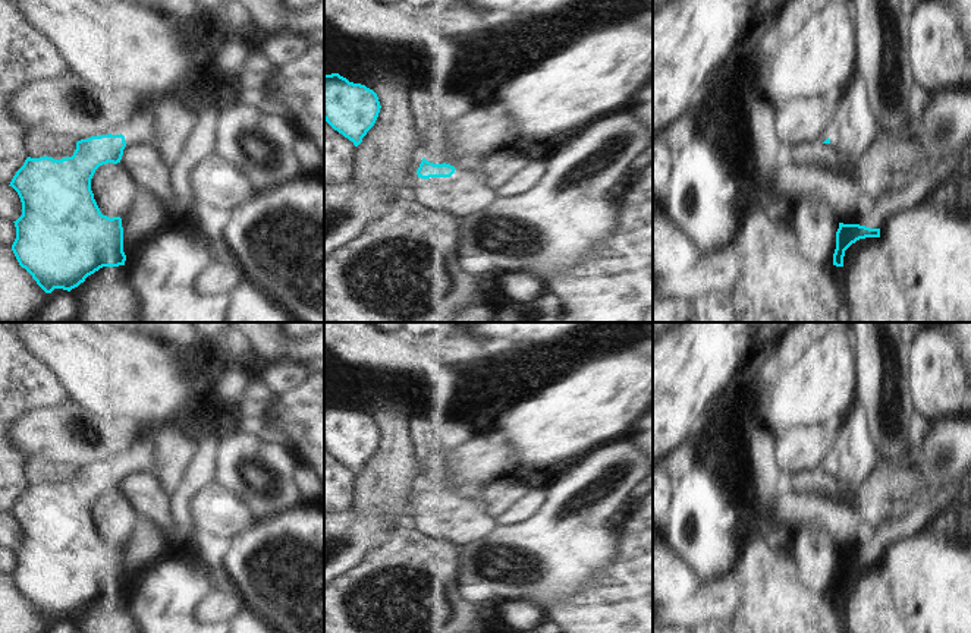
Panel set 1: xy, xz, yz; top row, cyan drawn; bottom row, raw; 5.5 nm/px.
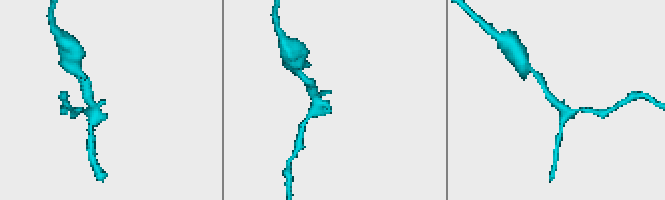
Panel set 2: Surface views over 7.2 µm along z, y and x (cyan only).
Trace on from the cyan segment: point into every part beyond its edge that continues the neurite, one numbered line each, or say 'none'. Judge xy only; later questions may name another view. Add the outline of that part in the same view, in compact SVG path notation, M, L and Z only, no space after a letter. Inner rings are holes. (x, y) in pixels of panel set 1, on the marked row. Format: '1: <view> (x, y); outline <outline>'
1: xy (141, 128); outline M131 101L128 122L122 135L126 145L157 145L155 104Z

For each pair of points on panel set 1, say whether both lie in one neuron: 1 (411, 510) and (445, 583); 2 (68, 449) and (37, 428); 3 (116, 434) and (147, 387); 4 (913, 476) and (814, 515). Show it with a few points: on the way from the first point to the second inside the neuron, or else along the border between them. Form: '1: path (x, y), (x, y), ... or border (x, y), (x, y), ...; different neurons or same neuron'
1: border (409, 525), (401, 525), (380, 545); different neurons
2: path (60, 441), (53, 434), (44, 432); same neuron
3: border (91, 412), (109, 418), (118, 416), (131, 428); different neurons
4: path (888, 500), (869, 515), (839, 515); same neuron

